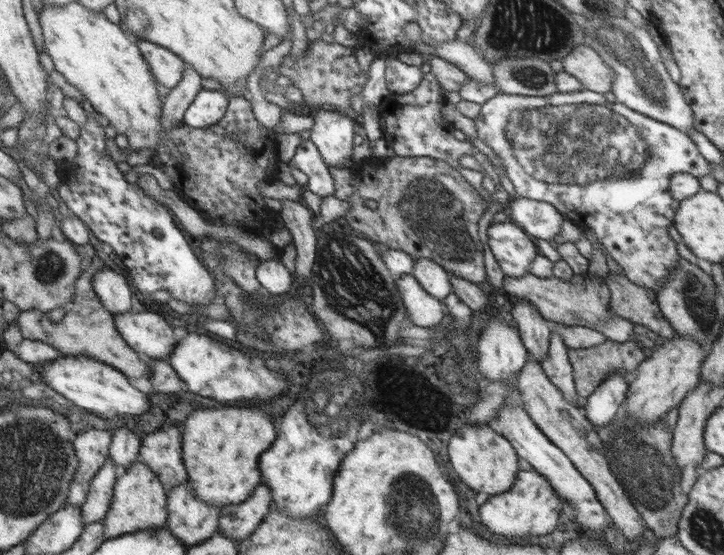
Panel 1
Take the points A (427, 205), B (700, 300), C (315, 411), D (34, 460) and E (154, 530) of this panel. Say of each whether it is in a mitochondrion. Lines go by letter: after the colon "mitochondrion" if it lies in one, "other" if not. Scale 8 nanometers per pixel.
A: mitochondrion
B: mitochondrion
C: mitochondrion
D: mitochondrion
E: other

